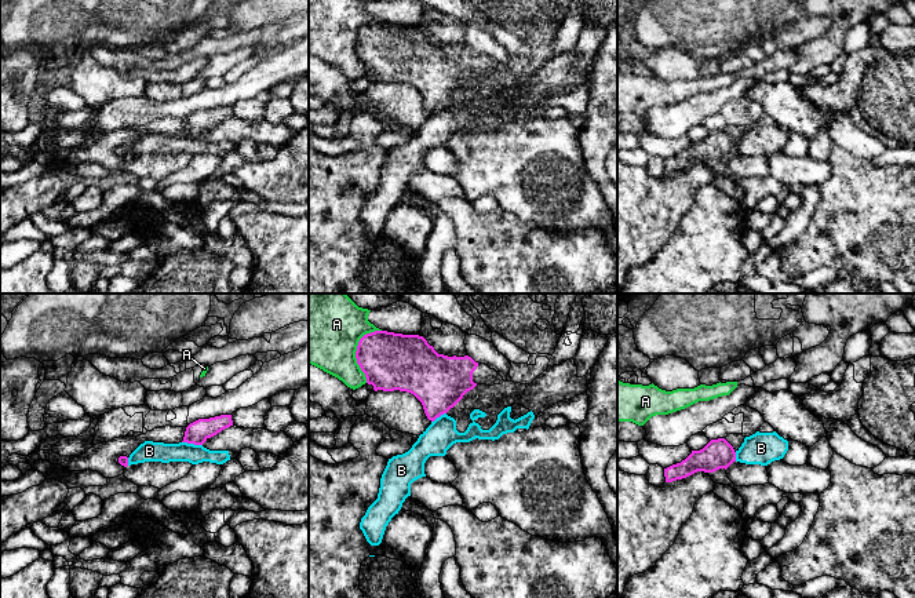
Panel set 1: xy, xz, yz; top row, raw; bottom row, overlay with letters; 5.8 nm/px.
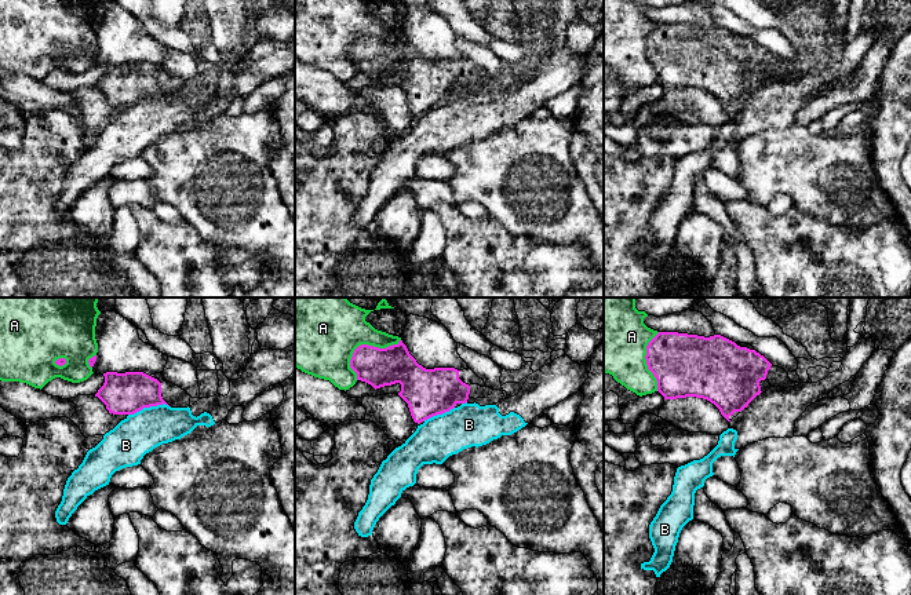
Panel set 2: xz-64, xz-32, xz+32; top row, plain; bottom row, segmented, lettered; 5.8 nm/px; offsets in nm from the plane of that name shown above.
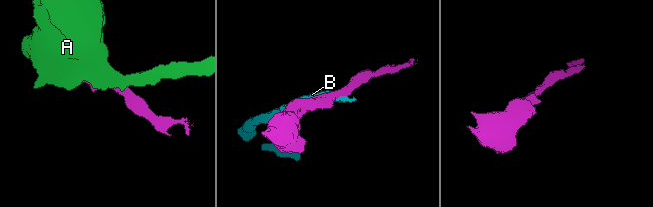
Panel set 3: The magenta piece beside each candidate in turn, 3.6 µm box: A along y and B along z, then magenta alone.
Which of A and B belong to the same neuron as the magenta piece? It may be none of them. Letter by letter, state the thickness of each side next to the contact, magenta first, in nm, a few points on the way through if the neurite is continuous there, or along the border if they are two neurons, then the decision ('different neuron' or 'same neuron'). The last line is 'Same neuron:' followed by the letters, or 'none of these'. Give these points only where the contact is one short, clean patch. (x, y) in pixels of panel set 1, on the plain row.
A: 340/360 nm | different neuron
B: 130/120 nm | along xy (182, 132), (201, 137) | different neuron
Same neuron: none of these

